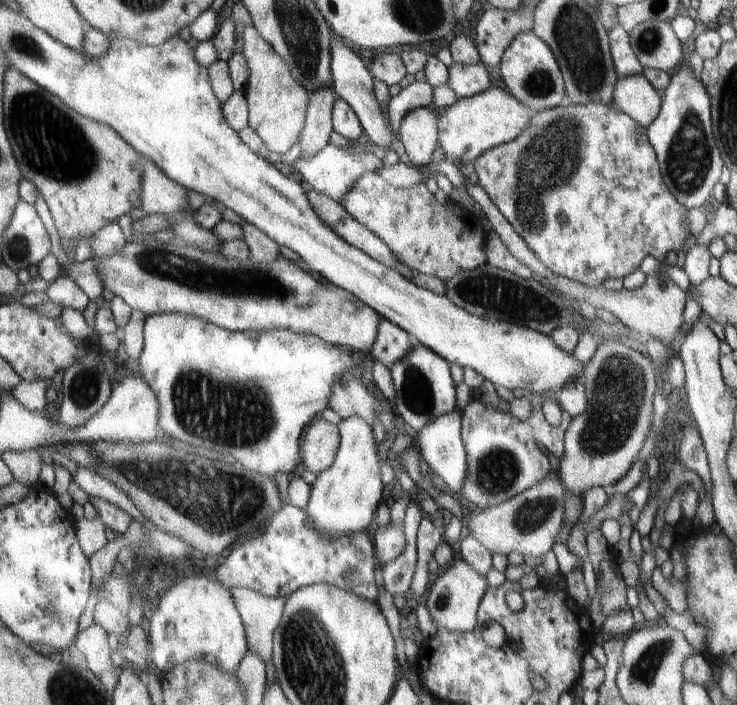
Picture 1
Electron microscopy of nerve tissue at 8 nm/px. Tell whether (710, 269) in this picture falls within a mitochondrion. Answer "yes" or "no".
no

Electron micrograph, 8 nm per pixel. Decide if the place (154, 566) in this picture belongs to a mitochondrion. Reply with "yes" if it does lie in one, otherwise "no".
no

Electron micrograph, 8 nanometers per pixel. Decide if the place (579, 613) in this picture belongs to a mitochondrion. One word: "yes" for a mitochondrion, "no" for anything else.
no

